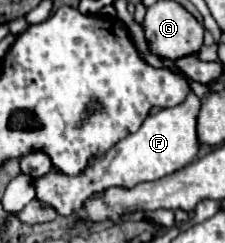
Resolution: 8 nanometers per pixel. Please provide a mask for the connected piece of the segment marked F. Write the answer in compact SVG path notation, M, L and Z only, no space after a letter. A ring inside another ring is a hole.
M190 91L184 103L148 115L136 133L126 135L122 141L118 141L114 147L110 147L104 155L92 157L88 161L88 165L84 167L84 171L78 175L66 175L54 167L46 175L34 179L36 199L42 205L52 207L58 215L70 217L70 215L78 215L82 211L84 203L94 193L102 193L108 187L130 189L138 183L156 181L160 177L166 177L166 175L190 165L200 147L198 135L196 135L196 115L198 115L200 103L202 101Z

